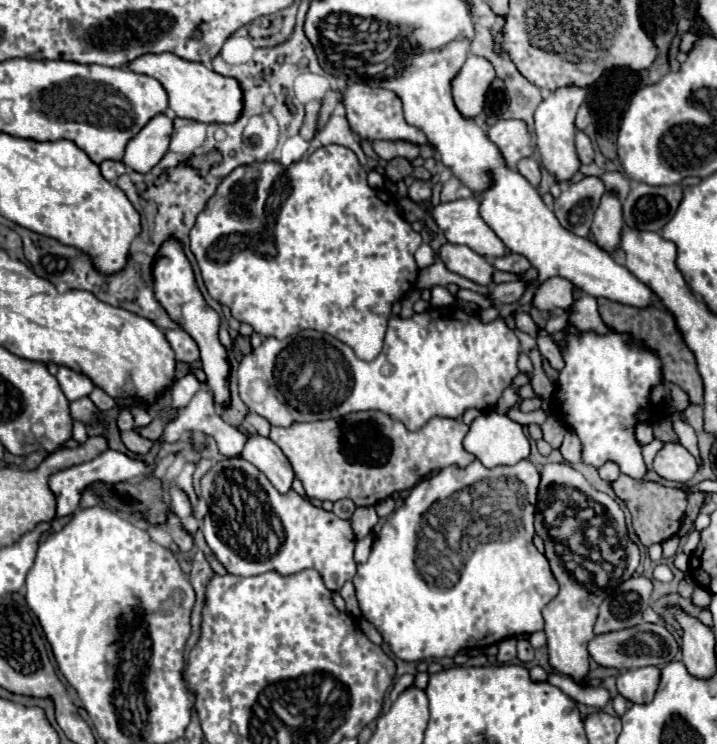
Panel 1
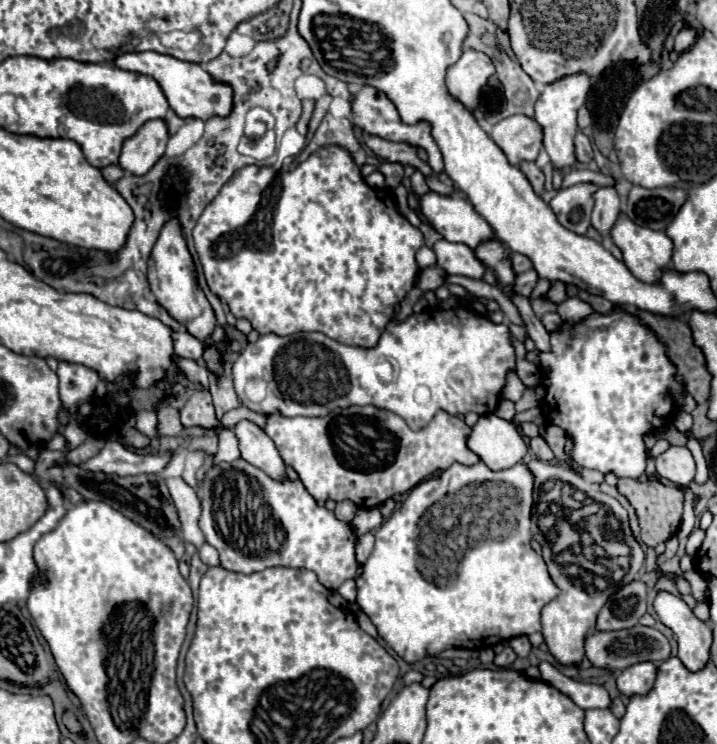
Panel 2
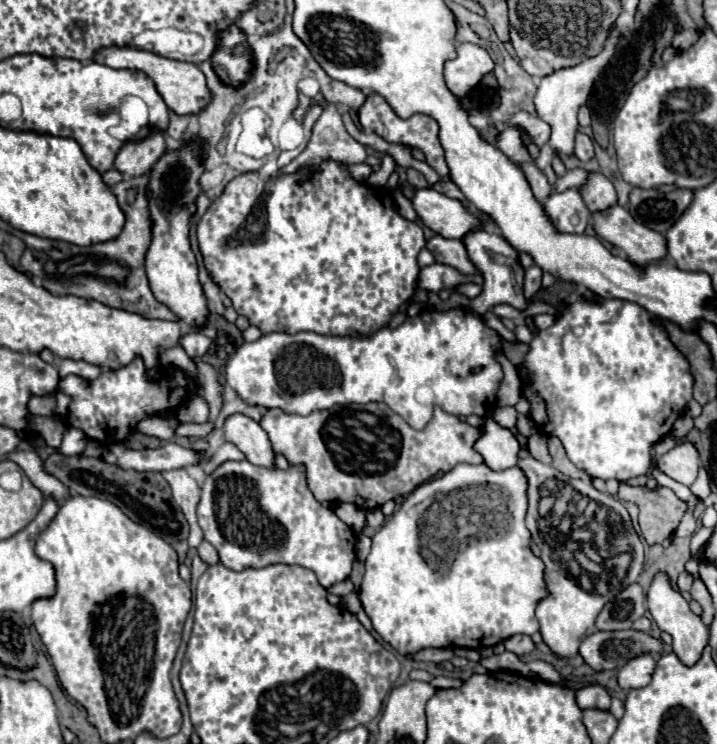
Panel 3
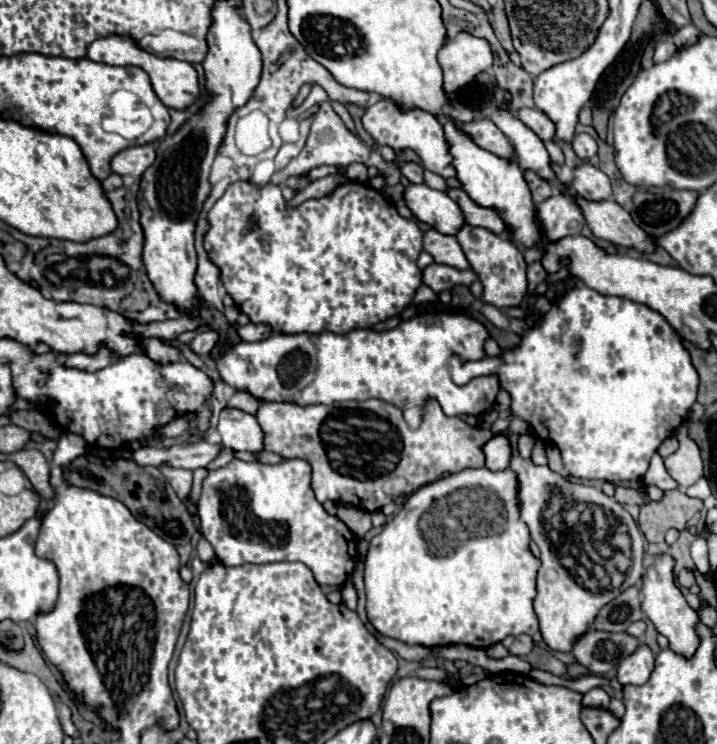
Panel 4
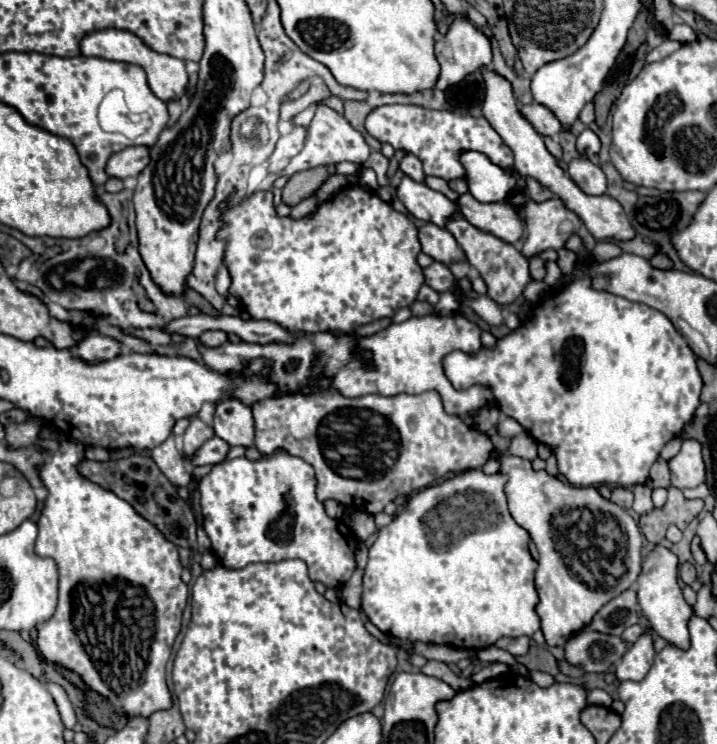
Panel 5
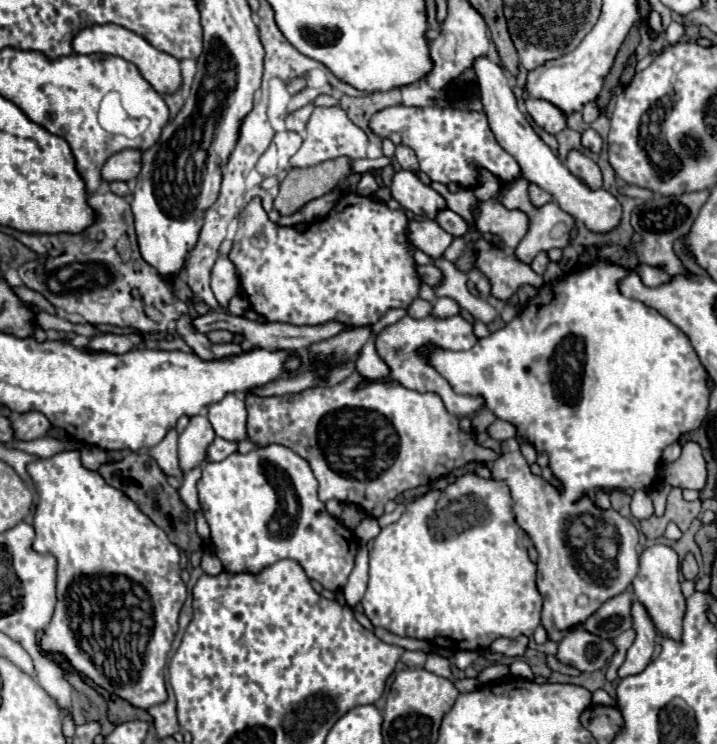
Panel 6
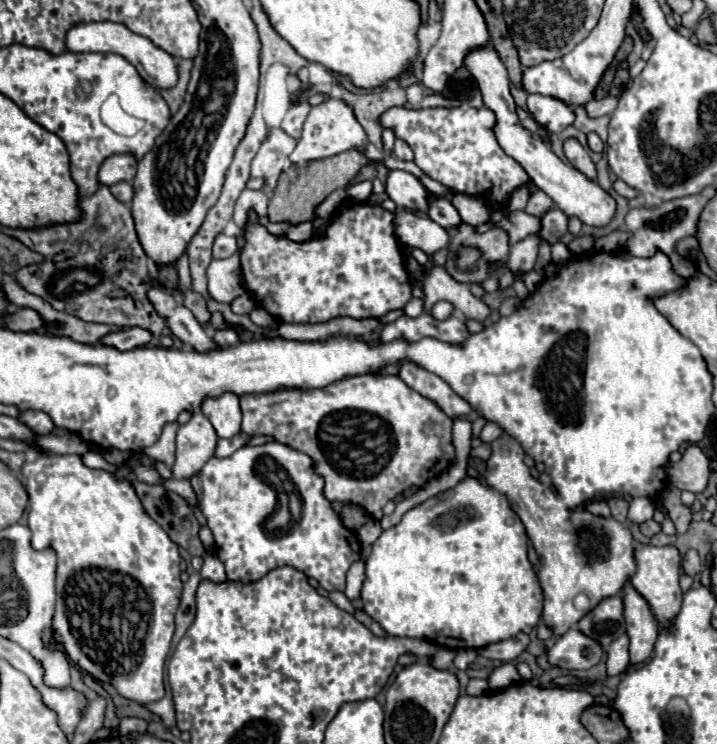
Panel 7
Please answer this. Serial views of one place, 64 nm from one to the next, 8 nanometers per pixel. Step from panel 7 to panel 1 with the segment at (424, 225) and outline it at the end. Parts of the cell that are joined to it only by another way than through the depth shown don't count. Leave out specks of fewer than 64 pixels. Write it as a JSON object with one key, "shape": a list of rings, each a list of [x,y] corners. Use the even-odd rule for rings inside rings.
{"shape":[[[444,244],[438,250],[438,254],[440,254],[442,262],[446,264],[446,268],[452,270],[454,274],[460,274],[460,276],[464,276],[480,286],[492,284],[492,274],[494,274],[492,264],[484,256],[470,250],[468,246]]]}

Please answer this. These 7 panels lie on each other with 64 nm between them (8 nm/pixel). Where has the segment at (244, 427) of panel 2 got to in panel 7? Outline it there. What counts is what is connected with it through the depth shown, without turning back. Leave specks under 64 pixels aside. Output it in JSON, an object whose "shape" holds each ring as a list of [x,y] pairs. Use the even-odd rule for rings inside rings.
{"shape":[[[226,392],[220,398],[206,398],[202,402],[202,414],[208,416],[220,438],[234,438],[242,432],[240,400],[232,392]]]}

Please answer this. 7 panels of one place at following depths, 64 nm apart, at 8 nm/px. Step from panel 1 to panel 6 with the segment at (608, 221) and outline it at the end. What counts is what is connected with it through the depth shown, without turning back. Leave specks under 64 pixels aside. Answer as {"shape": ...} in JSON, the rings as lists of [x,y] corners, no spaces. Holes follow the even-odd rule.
{"shape":[[[572,150],[566,158],[566,168],[576,178],[580,178],[588,188],[592,188],[592,190],[602,188],[602,172],[600,172],[598,164],[592,158],[588,158],[586,154],[582,154],[578,150]]]}

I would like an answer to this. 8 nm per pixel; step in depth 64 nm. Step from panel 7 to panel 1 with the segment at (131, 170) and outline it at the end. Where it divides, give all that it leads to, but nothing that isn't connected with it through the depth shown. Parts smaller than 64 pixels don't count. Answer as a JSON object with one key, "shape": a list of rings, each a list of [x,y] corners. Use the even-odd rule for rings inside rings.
{"shape":[[[166,114],[154,116],[138,132],[138,136],[134,136],[128,142],[122,162],[140,174],[150,172],[168,152],[172,130],[174,130],[172,118],[168,118]]]}

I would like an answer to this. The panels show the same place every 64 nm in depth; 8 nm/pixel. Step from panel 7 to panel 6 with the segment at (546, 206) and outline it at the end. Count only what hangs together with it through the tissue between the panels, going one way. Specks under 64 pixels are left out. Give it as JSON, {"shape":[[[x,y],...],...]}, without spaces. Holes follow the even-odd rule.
{"shape":[[[530,184],[530,200],[532,200],[532,204],[534,206],[542,206],[542,204],[548,204],[548,202],[552,202],[552,196],[548,194],[548,192],[544,192],[540,186],[536,186],[536,184]]]}

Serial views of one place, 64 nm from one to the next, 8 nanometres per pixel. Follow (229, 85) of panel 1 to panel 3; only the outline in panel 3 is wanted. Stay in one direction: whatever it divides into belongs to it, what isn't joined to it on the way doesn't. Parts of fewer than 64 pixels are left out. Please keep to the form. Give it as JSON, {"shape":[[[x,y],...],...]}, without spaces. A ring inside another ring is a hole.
{"shape":[[[118,46],[104,48],[94,56],[94,60],[100,62],[100,64],[106,64],[110,68],[128,68],[128,70],[140,70],[140,72],[148,74],[154,80],[154,84],[156,84],[160,96],[164,98],[166,106],[170,110],[174,110],[176,114],[180,114],[180,116],[198,114],[212,100],[212,94],[210,94],[210,90],[206,86],[206,76],[202,74],[202,70],[196,64],[170,60],[170,58],[160,56],[160,54],[138,50],[138,48],[128,48],[128,46],[124,46],[124,48],[118,48]]]}

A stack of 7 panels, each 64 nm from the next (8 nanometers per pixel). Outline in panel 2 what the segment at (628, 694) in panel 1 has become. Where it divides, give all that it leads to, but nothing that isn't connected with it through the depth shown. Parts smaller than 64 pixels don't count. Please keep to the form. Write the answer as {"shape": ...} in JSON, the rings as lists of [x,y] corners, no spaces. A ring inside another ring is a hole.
{"shape":[[[640,662],[622,670],[616,684],[620,694],[624,696],[636,696],[636,694],[644,696],[654,688],[654,680],[656,680],[656,664]]]}

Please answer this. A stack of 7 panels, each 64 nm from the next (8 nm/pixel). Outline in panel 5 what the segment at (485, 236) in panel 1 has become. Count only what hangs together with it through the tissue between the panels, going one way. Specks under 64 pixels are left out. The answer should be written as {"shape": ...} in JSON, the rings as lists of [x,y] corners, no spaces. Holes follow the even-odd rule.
{"shape":[[[408,176],[398,184],[398,198],[406,204],[408,212],[424,222],[446,228],[450,218],[456,218],[456,204],[442,192],[428,188],[424,182],[414,182]]]}

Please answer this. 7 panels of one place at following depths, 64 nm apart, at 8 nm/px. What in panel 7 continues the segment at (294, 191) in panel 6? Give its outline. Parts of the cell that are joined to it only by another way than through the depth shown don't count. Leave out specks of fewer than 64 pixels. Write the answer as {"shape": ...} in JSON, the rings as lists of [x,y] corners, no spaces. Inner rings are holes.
{"shape":[[[342,152],[324,160],[312,160],[312,164],[292,164],[288,170],[280,174],[276,192],[268,204],[268,216],[272,222],[304,222],[314,218],[314,208],[334,190],[344,188],[362,166],[372,164],[364,154],[360,152]]]}

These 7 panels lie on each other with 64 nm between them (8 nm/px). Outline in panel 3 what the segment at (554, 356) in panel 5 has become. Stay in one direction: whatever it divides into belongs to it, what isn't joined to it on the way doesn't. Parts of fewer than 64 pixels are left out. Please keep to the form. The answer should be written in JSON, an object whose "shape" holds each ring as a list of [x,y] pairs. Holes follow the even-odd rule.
{"shape":[[[578,298],[576,302],[570,304],[570,308],[566,312],[562,312],[562,316],[556,318],[556,322],[550,328],[540,330],[538,336],[534,336],[534,340],[530,344],[530,354],[526,356],[524,366],[530,368],[530,384],[524,388],[524,396],[532,404],[530,418],[534,418],[538,430],[542,434],[558,436],[566,448],[568,458],[578,468],[586,470],[590,476],[600,476],[604,480],[608,480],[608,478],[630,480],[630,478],[642,476],[650,466],[650,444],[654,444],[656,440],[660,440],[664,434],[668,434],[672,430],[674,420],[684,414],[684,406],[692,398],[694,378],[688,372],[686,358],[672,346],[664,328],[660,328],[658,322],[652,322],[652,316],[644,308],[640,308],[638,304],[632,304],[632,302],[624,302],[624,300],[600,300],[600,304],[588,304],[582,298]]]}

